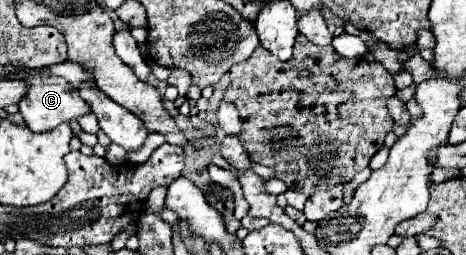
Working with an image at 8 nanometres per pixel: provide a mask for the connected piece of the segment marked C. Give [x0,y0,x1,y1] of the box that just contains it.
[18,69,90,133]

